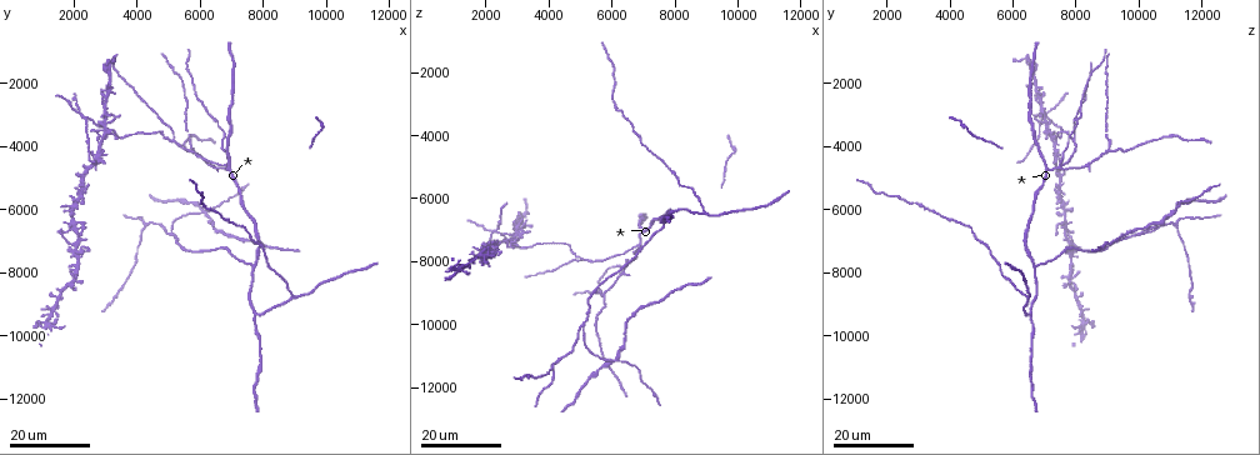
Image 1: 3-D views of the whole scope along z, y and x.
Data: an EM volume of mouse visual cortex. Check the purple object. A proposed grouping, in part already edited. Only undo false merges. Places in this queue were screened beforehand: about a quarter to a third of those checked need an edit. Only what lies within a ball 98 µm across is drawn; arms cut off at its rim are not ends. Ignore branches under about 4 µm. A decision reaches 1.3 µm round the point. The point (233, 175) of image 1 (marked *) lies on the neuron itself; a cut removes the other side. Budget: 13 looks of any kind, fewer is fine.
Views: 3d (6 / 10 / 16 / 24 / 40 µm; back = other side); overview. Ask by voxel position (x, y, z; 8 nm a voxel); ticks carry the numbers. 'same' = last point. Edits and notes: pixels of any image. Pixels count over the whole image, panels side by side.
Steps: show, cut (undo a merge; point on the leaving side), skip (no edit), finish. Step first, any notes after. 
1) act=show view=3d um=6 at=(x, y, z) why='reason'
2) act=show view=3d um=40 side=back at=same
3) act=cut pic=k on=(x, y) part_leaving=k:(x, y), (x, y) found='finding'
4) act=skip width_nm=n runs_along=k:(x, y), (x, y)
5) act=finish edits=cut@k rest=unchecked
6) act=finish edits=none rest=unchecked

act=show view=3d um=24 at=(6100, 6100, 11200) why='four-way junction'

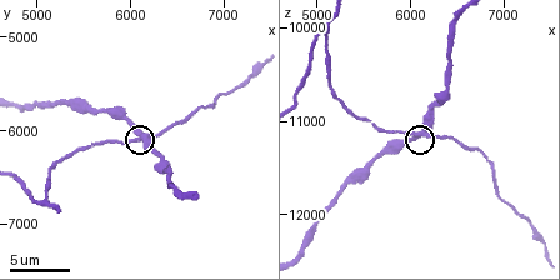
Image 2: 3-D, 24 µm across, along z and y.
act=show view=3d um=6 at=(6150, 6050, 11150) why='zoom in'

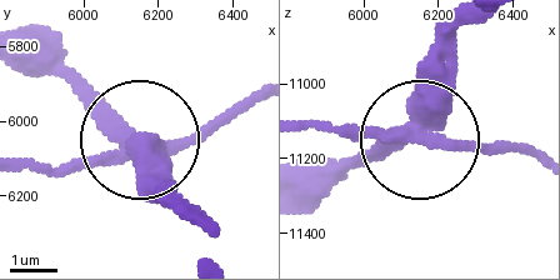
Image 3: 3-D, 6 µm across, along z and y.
act=cut pic=3 on=(449, 69) part_leaving=3:(421, 128), (421, 73), (445, 24) found='two neurons meet here'

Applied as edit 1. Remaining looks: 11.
act=show view=overview why='see it whole again'

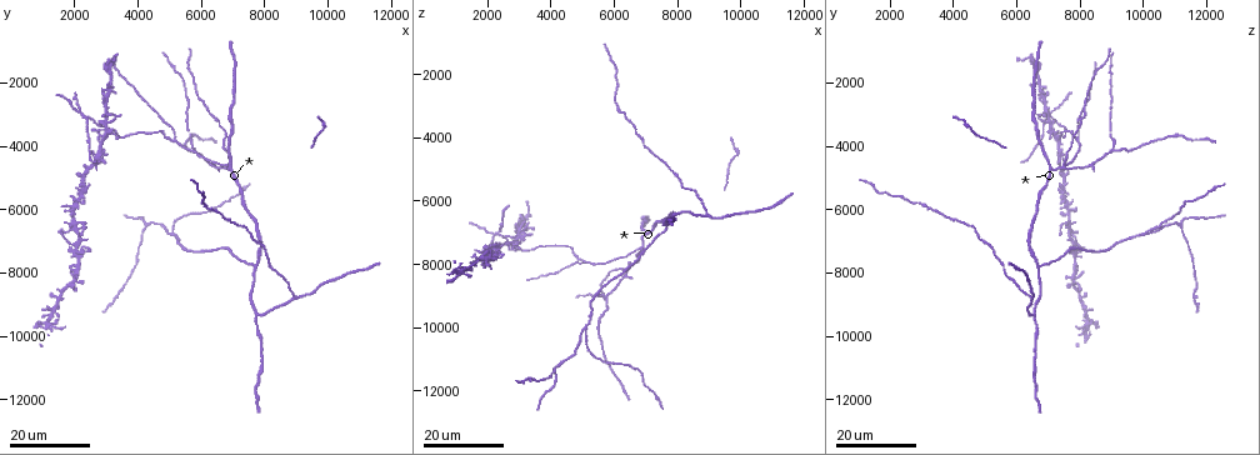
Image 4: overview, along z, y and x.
act=show view=3d um=16 at=(7700, 7800, 6700) why='a fork'

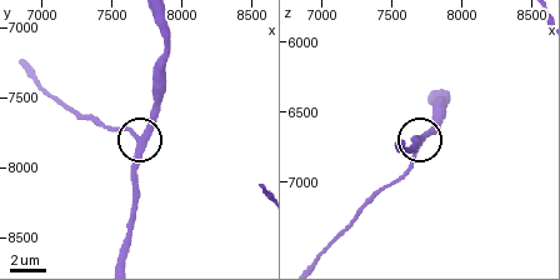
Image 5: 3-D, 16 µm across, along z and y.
act=show view=3d um=6 at=same

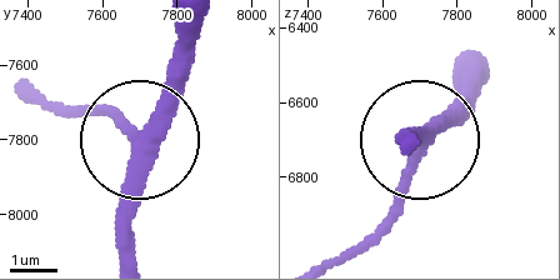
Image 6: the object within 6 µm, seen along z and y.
act=skip arms=3 found='continuous, no second neuron'

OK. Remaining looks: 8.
act=show view=3d um=16 at=(6900, 4700, 7400) why='four or more arms meet'

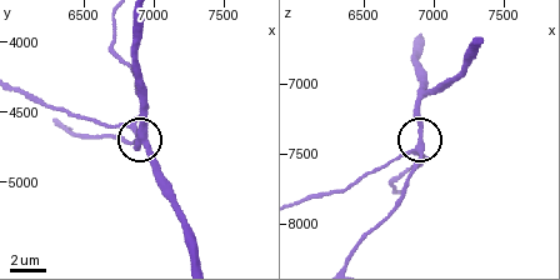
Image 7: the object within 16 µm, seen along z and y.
act=show view=3d um=6 at=(6880, 4660, 7460)

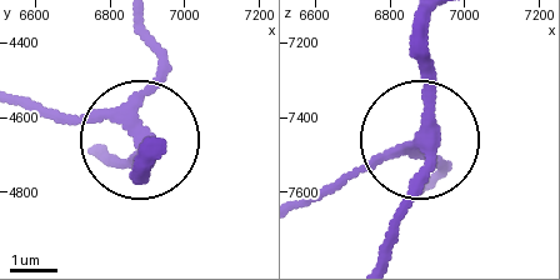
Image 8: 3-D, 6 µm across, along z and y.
act=skip arms=4 runs_along=8:(424, 28), (424, 148), (393, 239) found='one neuron here'

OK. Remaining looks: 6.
act=show view=3d um=10 at=(5100, 6800, 10050) why='two arms in line, one across'

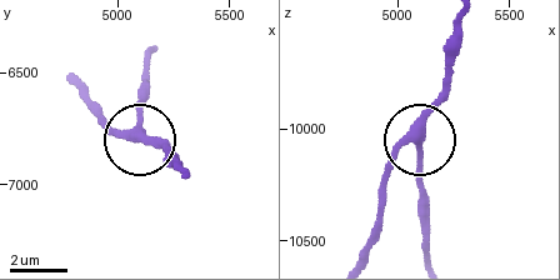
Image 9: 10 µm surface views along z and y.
act=show view=3d um=6 at=(5070, 6750, 10060) why='zoom in'

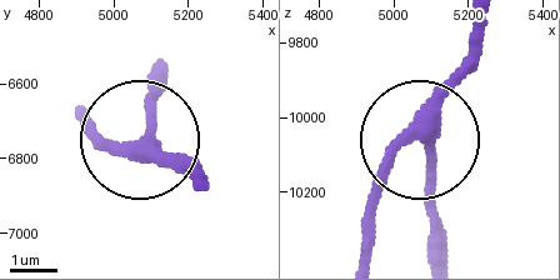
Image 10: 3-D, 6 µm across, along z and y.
act=skip side_arm_um=37 arms=3 found='one neuron here'

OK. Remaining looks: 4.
act=show view=3d um=16 at=(4300, 6400, 11200) why='arms part here'

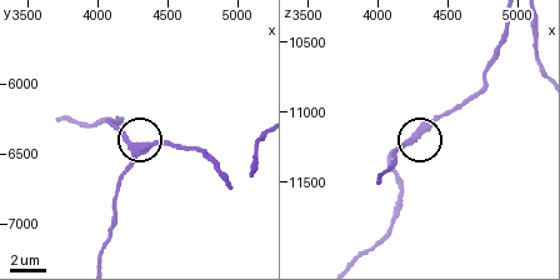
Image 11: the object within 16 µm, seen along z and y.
act=show view=3d um=6 at=(4280, 6480, 11180)

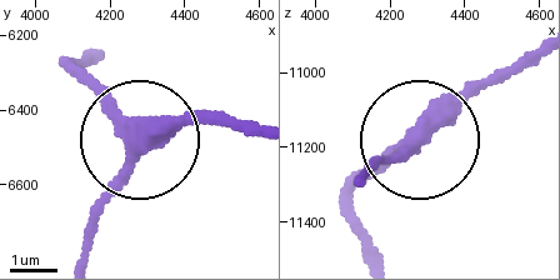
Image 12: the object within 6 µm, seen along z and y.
act=skip arms=3 runs_along=12:(254, 133), (171, 120), (139, 136), (68, 64) found='continuous, no second neuron'

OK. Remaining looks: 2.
act=finish edits=cut@3 rest=unchecked

